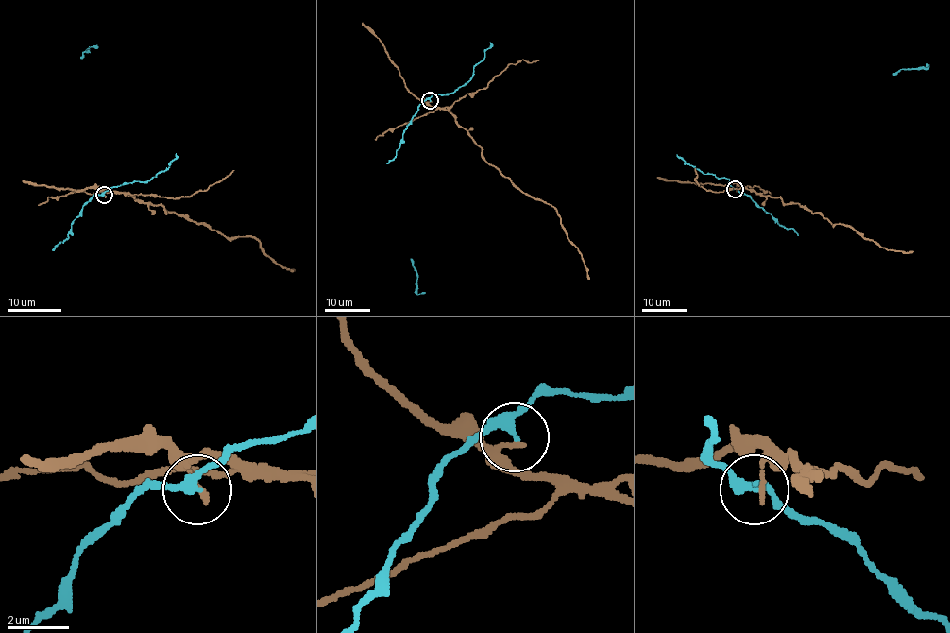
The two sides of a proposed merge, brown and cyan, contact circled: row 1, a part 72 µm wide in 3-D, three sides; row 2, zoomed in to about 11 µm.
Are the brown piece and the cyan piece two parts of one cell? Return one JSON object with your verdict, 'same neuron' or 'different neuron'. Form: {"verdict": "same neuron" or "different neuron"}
{"verdict": "different neuron"}

